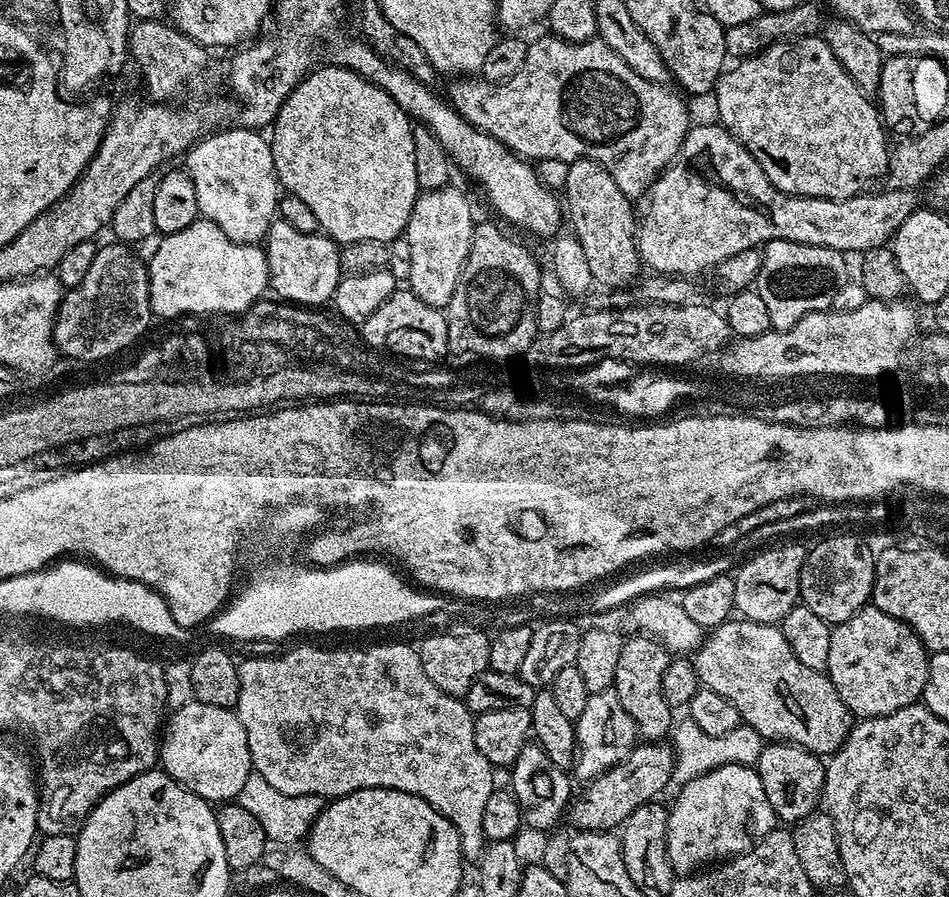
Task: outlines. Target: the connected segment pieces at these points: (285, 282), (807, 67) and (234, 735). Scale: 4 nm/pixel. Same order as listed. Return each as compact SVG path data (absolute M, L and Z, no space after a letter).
M277 218L269 226L262 247L268 263L268 283L281 301L295 306L320 306L331 301L342 279L340 248L335 240L320 232L301 234L290 222Z
M819 35L802 36L797 39L789 39L787 42L772 44L763 52L754 56L746 56L733 64L733 68L731 65L727 70L720 73L720 79L716 81L714 89L716 112L720 115L717 116L719 123L723 124L724 129L756 159L758 166L762 166L766 178L770 178L770 182L775 188L788 193L790 196L813 196L827 200L845 200L851 196L861 195L871 185L868 183L875 176L883 177L887 173L890 144L889 141L884 141L886 129L880 119L877 105L869 99L865 92L858 90L858 86L854 86L854 82L850 82L850 74L846 74L846 70L842 70L838 58L834 58L834 54L830 54L830 46L826 46L826 42Z
M193 698L186 706L175 709L171 716L158 744L158 760L163 771L204 800L209 802L235 801L238 790L242 790L246 778L254 770L246 730L242 726L239 715L231 708L210 706L206 702Z

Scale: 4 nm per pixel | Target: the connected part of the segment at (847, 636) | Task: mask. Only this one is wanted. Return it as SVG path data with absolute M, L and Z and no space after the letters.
M865 606L832 628L826 675L853 717L885 716L923 697L929 659L928 649L907 624L874 606Z

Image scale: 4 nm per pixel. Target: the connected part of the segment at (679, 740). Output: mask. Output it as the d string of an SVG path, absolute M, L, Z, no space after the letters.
M690 718L677 723L670 733L670 743L676 754L676 766L672 771L670 782L666 782L664 792L675 794L687 786L691 780L699 776L705 776L710 770L714 770L723 764L750 764L755 766L762 754L766 743L764 737L758 734L749 724L741 722L737 728L727 734L706 734Z

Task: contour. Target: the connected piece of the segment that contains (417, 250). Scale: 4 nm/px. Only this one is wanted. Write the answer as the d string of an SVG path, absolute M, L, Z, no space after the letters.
M456 186L439 188L433 192L421 191L408 219L406 235L410 242L410 278L407 287L422 302L444 310L460 281L472 241L472 204Z

